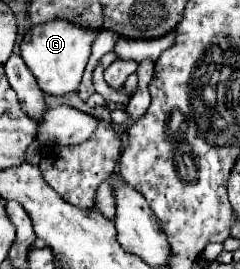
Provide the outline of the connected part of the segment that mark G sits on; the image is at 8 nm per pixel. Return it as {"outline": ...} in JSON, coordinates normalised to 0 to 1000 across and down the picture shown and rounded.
{"outline":[[[213,78],[146,93],[104,123],[88,152],[88,212],[188,346],[271,353],[321,338],[354,242],[379,212],[379,167],[404,130],[404,108],[329,108],[329,93],[296,93],[288,78]]]}

